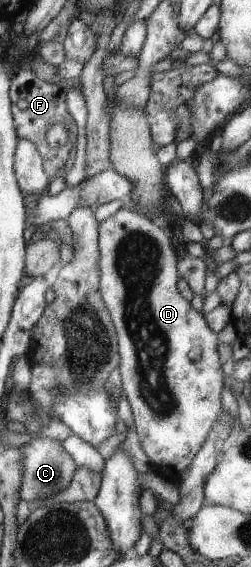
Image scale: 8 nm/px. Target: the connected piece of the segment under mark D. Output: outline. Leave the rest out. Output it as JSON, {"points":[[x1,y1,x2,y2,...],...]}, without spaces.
{"points":[[119,209,106,217,104,221,97,223,97,247,100,249,100,293,101,299,105,303,105,307,109,309,109,315,112,317,114,328,117,331,117,351,121,353,121,363,118,365,118,373,122,379,122,389,132,411,132,419,136,428,138,442,150,464,154,461,164,461,164,463,188,463,193,462,197,456,196,451,201,450,202,443,209,435,210,427,216,422,220,414,220,389,224,385,222,379,222,369,220,369,220,361,218,361,218,353,216,353,216,333,208,328,204,321,203,314,195,311,188,300,176,289,176,257,174,251,170,247,168,237,164,235,164,227,161,224,148,220,143,215,138,215,134,211,124,211]]}

